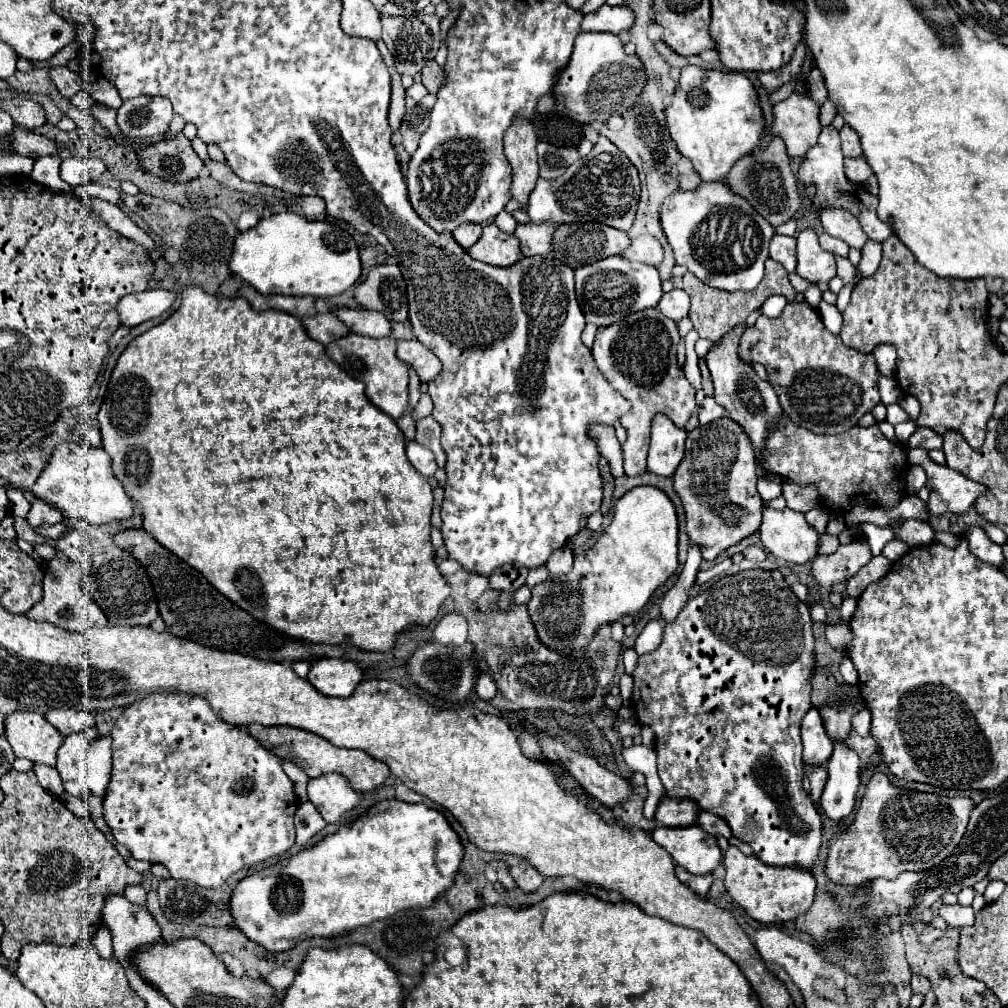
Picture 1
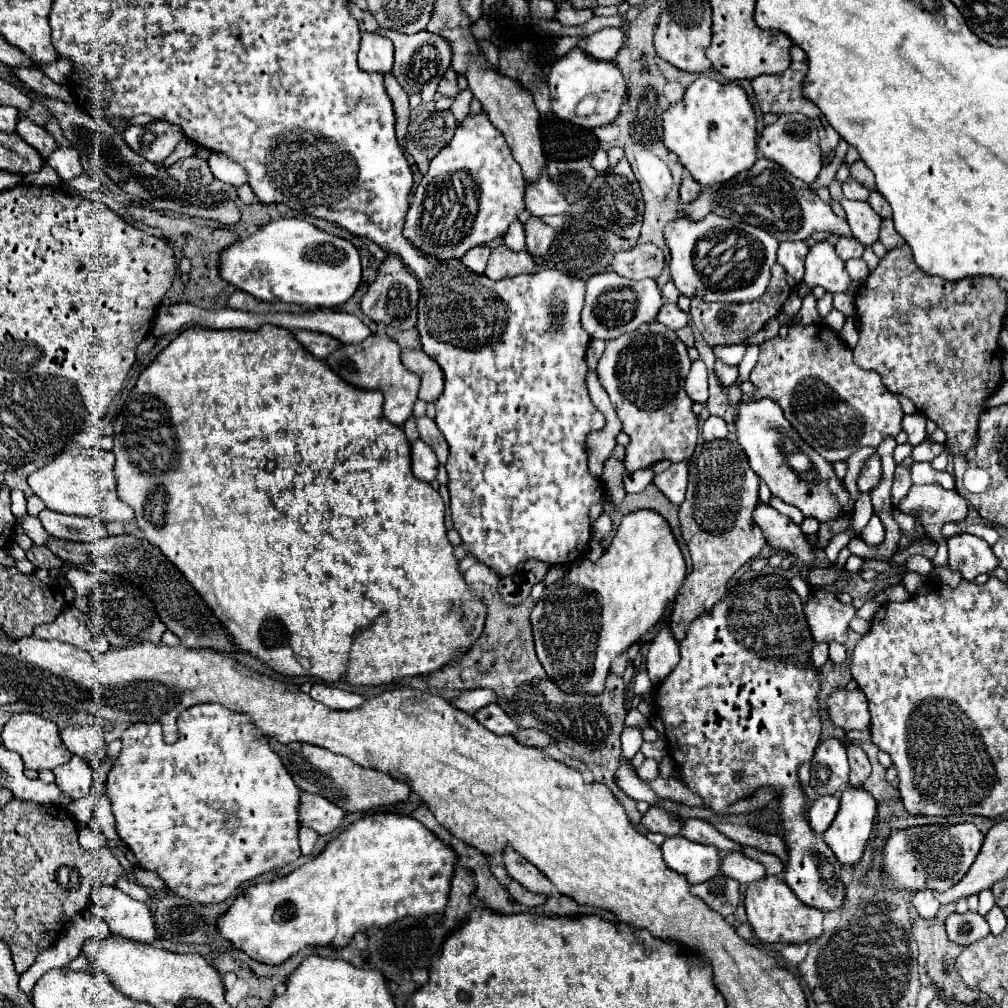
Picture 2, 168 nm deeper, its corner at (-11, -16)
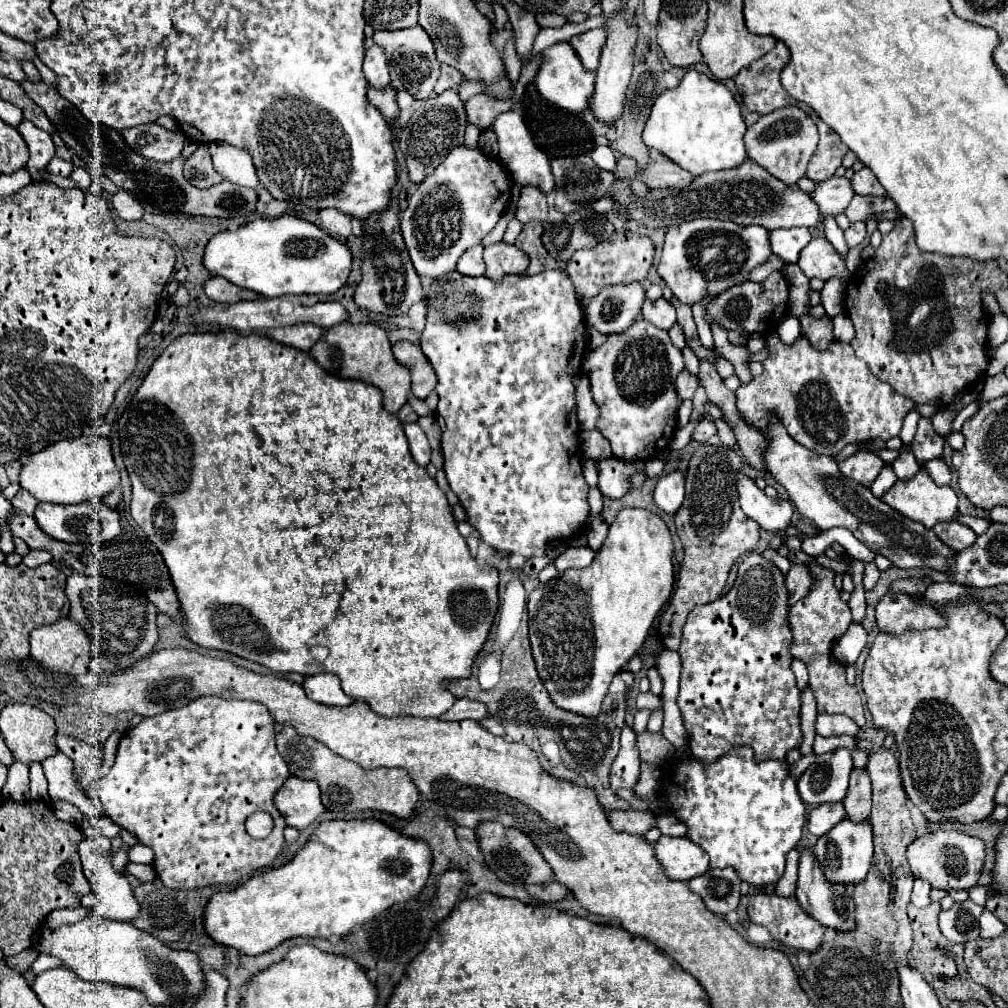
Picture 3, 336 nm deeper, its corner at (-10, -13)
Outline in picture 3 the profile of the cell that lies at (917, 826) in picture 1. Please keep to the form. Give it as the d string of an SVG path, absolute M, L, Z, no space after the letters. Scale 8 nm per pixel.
M936 831L916 839L906 855L914 877L930 881L934 889L970 889L980 879L986 851L978 837L968 837L958 831Z

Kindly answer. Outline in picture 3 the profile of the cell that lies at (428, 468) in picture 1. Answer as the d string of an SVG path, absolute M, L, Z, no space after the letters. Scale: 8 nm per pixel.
M404 423L404 433L408 437L408 443L410 443L410 451L412 451L412 457L418 465L426 467L430 463L430 445L428 445L428 439L424 437L424 431L420 429L418 423Z

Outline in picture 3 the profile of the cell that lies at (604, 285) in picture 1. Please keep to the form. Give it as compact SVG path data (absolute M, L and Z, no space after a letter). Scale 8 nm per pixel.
M640 283L610 285L584 307L584 317L604 335L622 333L636 321L644 299L644 287Z

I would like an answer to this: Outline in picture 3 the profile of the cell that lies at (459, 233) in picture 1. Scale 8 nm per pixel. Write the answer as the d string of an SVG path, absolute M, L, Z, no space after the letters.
M476 245L472 249L468 249L468 253L464 253L464 257L460 257L456 271L468 277L480 277L484 275L484 259L482 259L482 245Z

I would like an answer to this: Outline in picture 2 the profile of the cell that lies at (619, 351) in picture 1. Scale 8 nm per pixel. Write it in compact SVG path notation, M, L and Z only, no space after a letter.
M661 322L643 324L637 332L607 342L597 376L623 422L623 432L631 438L625 454L627 472L651 468L659 460L681 462L693 456L699 416L693 412L695 402L685 392L689 366L687 346Z

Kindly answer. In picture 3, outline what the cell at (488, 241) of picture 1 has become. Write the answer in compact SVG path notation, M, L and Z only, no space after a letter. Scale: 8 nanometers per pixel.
M508 243L484 247L484 261L486 277L492 281L502 281L504 275L522 275L528 267L528 255Z

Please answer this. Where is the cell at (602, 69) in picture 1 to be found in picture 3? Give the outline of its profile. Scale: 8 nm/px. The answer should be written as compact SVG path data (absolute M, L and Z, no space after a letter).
M556 43L542 51L542 63L534 77L534 83L536 83L538 93L544 99L548 99L550 103L554 103L570 113L580 113L580 111L588 109L588 101L594 93L594 77L596 77L594 73L590 73L582 67L582 63L576 57L570 43Z

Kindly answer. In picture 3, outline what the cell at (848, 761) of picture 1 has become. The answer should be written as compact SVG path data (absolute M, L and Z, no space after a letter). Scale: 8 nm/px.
M850 819L840 821L830 833L822 835L814 845L814 857L830 883L856 885L860 883L872 863L872 827L868 823L854 825Z

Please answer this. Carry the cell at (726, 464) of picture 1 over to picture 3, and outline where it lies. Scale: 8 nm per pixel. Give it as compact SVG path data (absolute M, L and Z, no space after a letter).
M704 443L704 445L700 445L700 449L690 459L690 467L686 471L686 499L676 513L676 533L678 533L682 547L684 547L684 561L682 561L680 571L678 571L676 591L674 591L666 611L662 613L662 619L658 625L660 639L662 639L666 649L676 651L680 647L682 627L684 627L690 611L696 605L716 601L722 595L730 567L736 563L736 559L750 553L760 539L758 537L760 527L750 517L746 517L744 511L740 509L740 501L738 501L738 493L736 493L738 471L742 471L742 459L732 449L726 449L726 447L714 447L710 443Z

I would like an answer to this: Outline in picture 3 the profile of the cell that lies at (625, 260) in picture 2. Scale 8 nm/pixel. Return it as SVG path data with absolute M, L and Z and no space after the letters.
M618 229L612 233L612 237L608 237L608 241L596 245L596 249L576 251L568 263L566 273L574 283L576 299L584 307L592 297L596 297L596 293L600 293L600 289L604 289L604 285L628 285L634 281L640 283L646 281L652 257L654 257L654 245L648 237Z

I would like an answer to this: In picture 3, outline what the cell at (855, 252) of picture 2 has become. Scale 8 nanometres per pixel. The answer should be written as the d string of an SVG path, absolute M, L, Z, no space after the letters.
M858 221L858 223L852 223L846 231L846 241L848 241L848 247L856 247L860 243L866 241L866 223L864 221Z

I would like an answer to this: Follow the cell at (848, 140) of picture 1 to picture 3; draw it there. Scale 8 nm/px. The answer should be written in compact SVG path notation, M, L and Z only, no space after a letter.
M862 167L860 171L854 173L852 187L858 195L878 195L878 197L886 195L886 189L880 185L876 175L868 167Z

